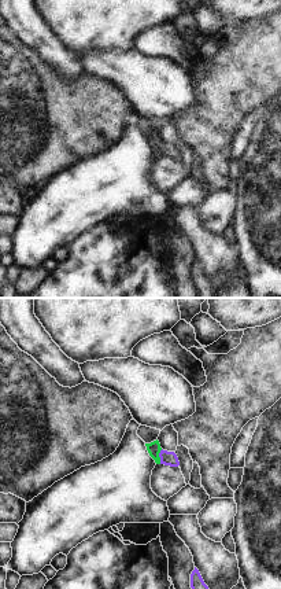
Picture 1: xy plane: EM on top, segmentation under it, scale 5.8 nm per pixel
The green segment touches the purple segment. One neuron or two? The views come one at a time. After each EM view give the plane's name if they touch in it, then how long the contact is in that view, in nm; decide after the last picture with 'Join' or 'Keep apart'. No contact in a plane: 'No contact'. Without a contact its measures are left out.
Touches green in xy. Shared border 90 nm

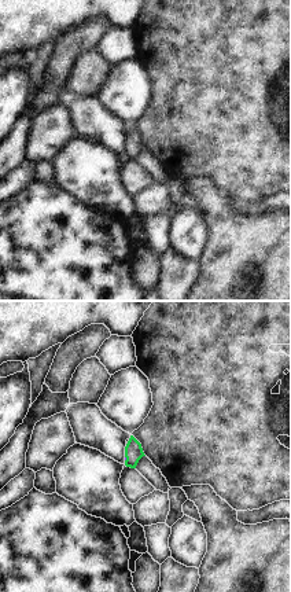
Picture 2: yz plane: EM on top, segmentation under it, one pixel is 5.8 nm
Touches green in yz. Shared border 30 nm

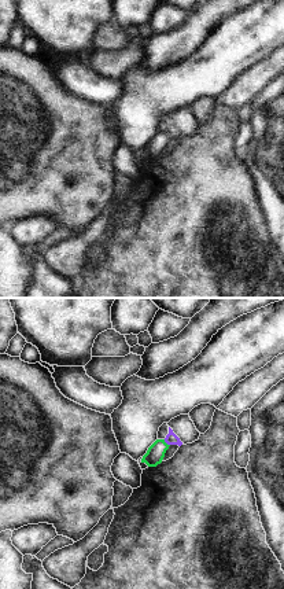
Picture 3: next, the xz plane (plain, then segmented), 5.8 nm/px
Touches green in xz. Shared border 50 nm

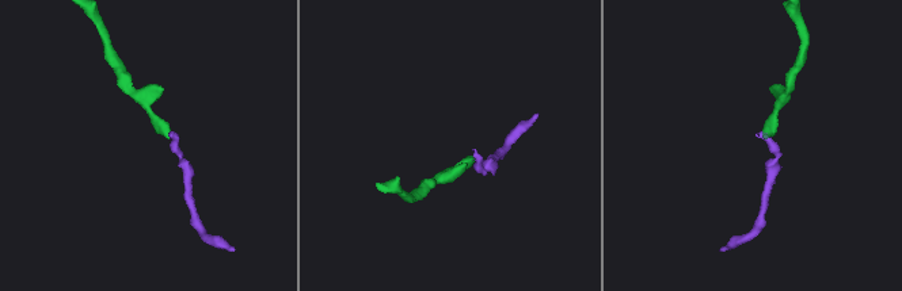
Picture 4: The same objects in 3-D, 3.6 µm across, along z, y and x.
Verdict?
Join

